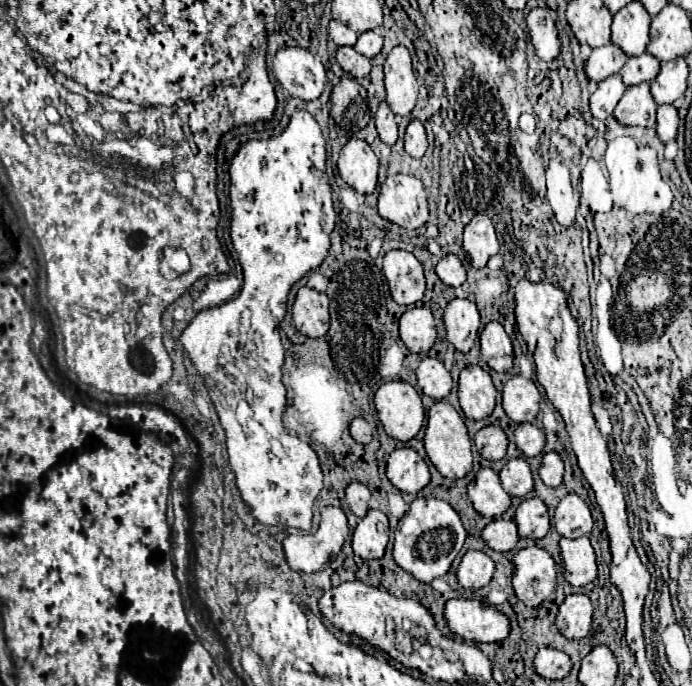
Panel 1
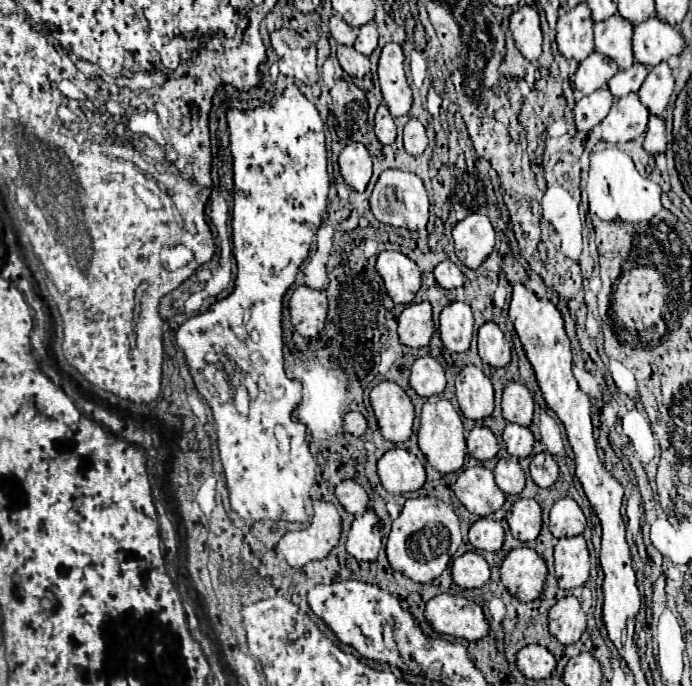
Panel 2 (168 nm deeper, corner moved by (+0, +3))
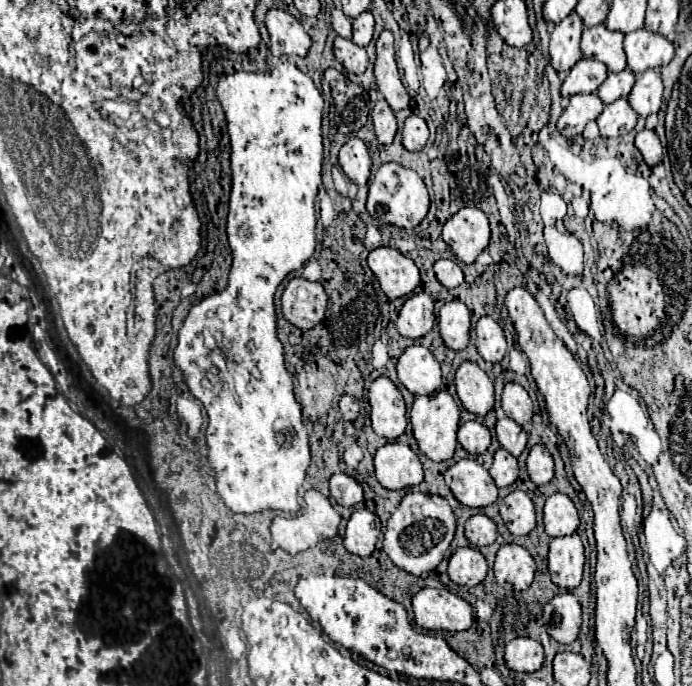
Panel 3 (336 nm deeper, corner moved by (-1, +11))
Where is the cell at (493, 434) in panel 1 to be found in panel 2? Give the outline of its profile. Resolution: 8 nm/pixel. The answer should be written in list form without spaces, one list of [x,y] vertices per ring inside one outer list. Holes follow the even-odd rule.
[[[475,427],[469,437],[467,437],[467,449],[469,455],[485,461],[485,459],[493,459],[499,451],[499,443],[497,437],[493,435],[493,431],[489,427]]]

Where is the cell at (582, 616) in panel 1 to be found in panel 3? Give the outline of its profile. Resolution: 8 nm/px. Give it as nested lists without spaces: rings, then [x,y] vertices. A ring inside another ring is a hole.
[[[572,593],[556,595],[544,605],[544,629],[558,643],[572,643],[580,633],[582,609]]]

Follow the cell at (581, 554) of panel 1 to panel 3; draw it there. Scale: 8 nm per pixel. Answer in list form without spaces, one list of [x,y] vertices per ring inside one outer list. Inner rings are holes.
[[[576,533],[550,541],[548,571],[554,585],[562,589],[578,587],[582,581],[584,561],[584,545]]]

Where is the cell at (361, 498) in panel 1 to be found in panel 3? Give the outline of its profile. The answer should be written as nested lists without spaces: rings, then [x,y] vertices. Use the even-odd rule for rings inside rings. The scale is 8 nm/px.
[[[336,473],[330,477],[330,497],[342,507],[354,507],[364,501],[360,483],[344,473]]]

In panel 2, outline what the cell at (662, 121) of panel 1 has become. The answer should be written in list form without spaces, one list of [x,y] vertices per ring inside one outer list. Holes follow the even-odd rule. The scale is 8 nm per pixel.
[[[651,115],[649,117],[649,129],[645,133],[645,141],[643,141],[645,151],[649,153],[663,153],[667,147],[667,135],[665,135],[665,119]]]

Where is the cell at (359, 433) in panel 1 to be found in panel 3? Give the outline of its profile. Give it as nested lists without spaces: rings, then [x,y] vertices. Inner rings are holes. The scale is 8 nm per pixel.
[[[342,395],[340,397],[340,413],[346,421],[354,421],[358,417],[358,411],[360,411],[360,405],[358,401],[352,397],[352,395]]]

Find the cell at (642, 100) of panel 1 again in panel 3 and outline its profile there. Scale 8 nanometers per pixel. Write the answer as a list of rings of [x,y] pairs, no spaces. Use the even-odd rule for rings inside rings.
[[[618,99],[604,107],[596,123],[602,137],[620,137],[636,127],[636,119],[638,115],[634,113],[634,109],[630,109],[628,99]]]

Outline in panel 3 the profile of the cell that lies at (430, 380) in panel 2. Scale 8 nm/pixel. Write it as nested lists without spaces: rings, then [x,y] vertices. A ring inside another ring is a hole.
[[[410,345],[404,349],[396,361],[396,373],[400,383],[412,395],[430,395],[442,383],[438,361],[430,349],[422,345]]]

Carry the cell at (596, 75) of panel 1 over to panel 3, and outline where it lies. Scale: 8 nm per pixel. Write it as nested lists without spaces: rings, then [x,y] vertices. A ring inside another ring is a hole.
[[[580,59],[572,71],[566,75],[560,95],[562,97],[570,97],[576,93],[596,93],[596,89],[602,85],[602,81],[606,79],[606,65],[602,65],[600,61],[586,61]]]

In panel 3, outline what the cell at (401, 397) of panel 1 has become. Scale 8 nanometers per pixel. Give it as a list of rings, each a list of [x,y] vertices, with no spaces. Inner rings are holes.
[[[378,377],[368,389],[368,401],[374,433],[384,439],[400,437],[408,425],[408,419],[406,405],[398,387],[388,377]]]

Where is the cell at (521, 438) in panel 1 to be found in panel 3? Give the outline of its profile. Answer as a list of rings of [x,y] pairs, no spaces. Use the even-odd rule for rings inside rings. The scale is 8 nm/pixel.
[[[500,417],[496,423],[496,439],[502,449],[506,449],[512,457],[518,457],[526,449],[528,437],[510,417]]]

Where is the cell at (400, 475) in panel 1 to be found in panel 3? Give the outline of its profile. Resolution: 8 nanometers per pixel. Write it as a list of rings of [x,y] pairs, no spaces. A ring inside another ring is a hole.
[[[390,441],[376,451],[374,473],[380,485],[392,491],[420,485],[424,479],[418,455],[408,445],[398,441]]]

